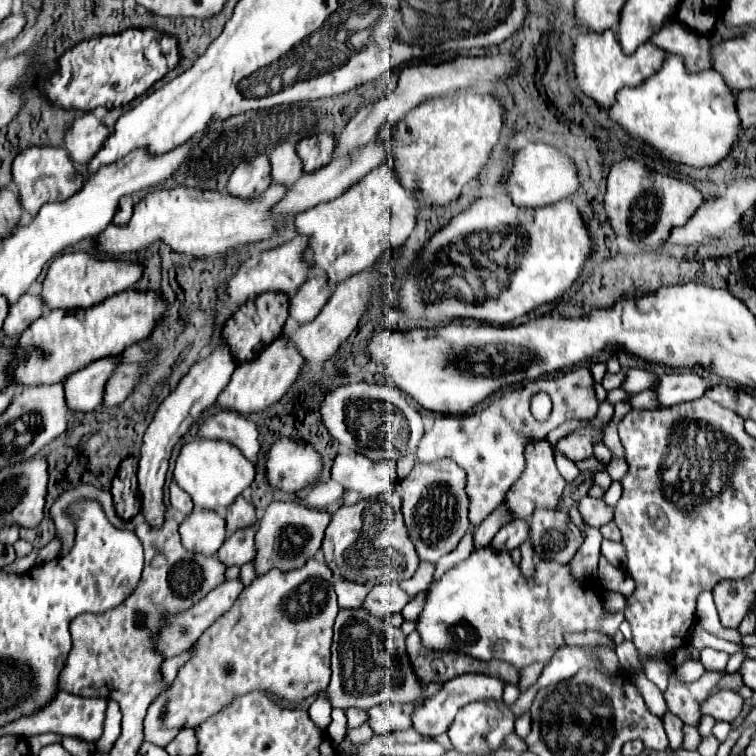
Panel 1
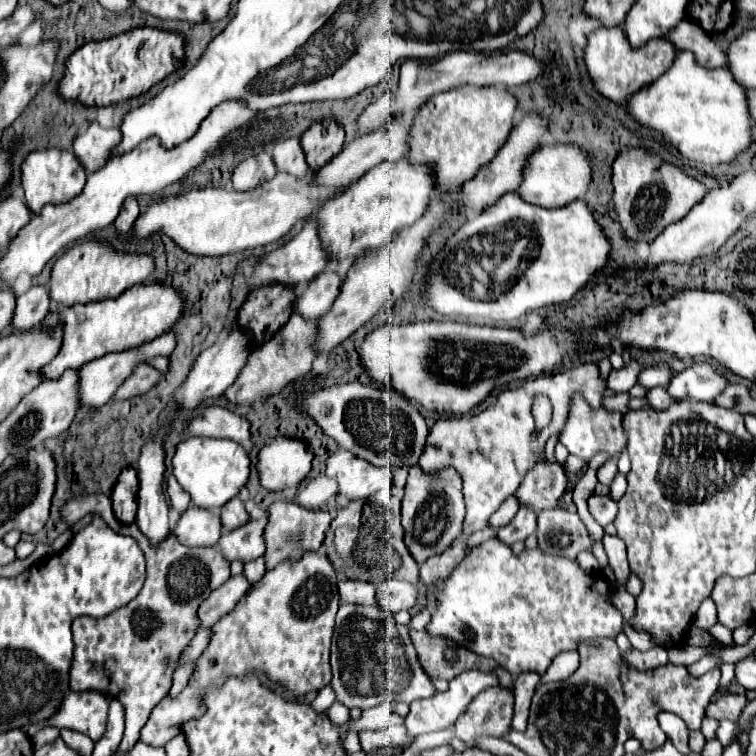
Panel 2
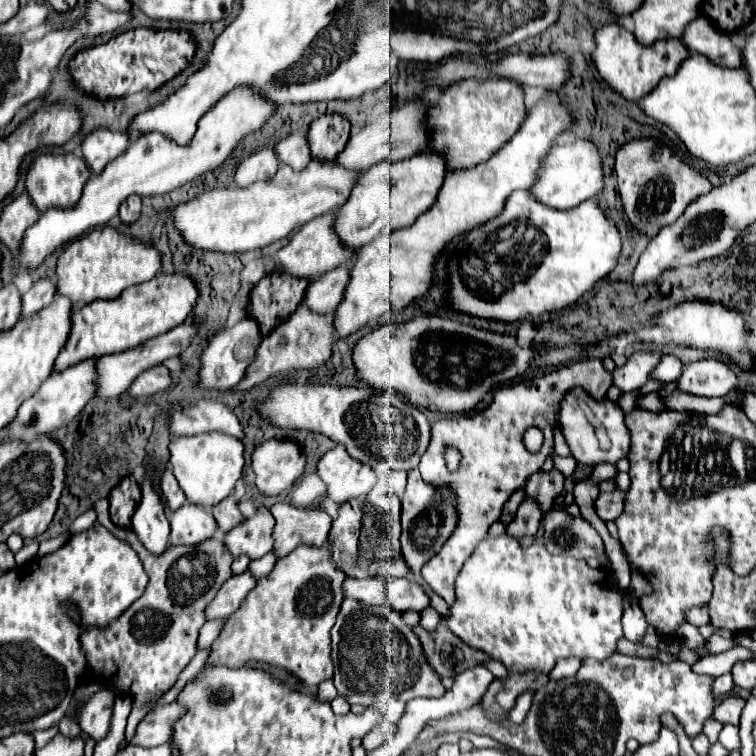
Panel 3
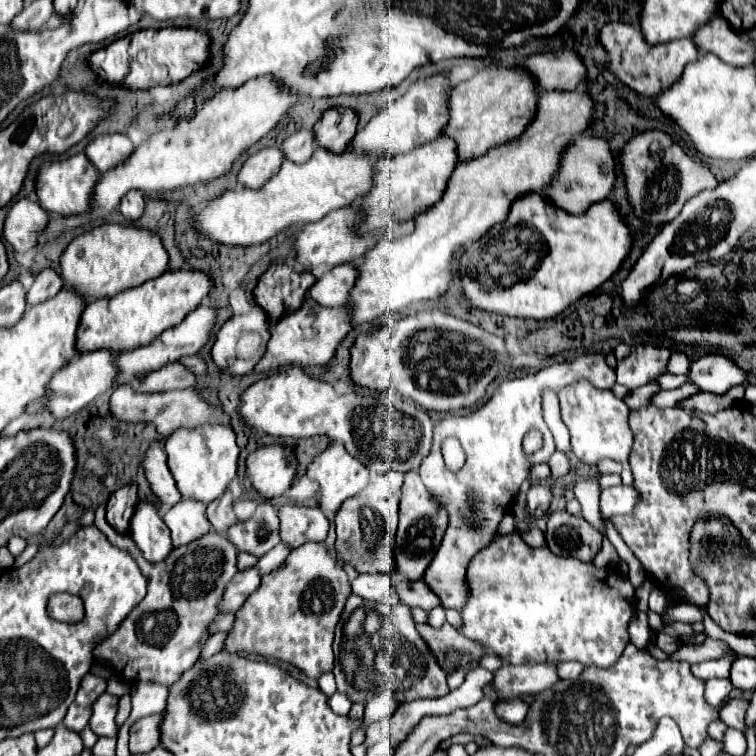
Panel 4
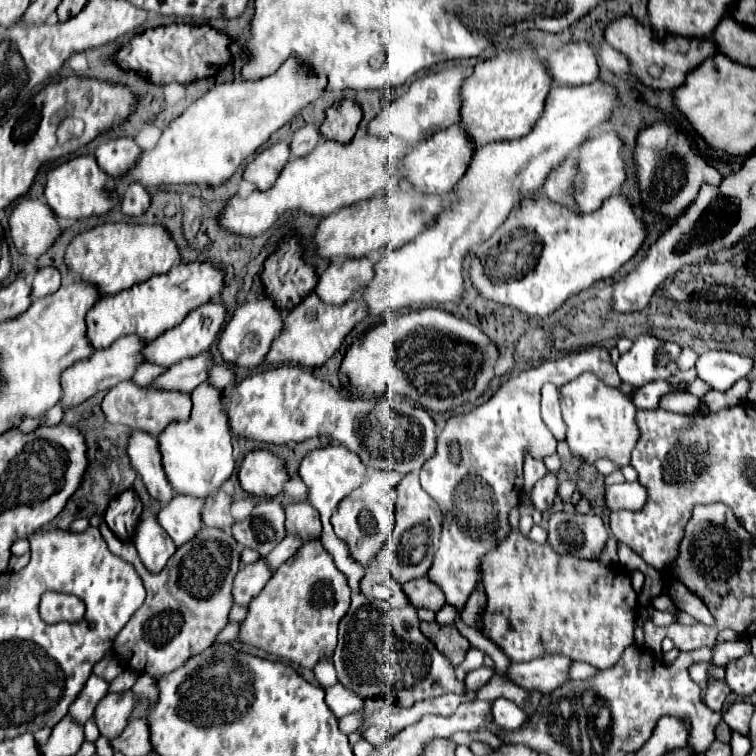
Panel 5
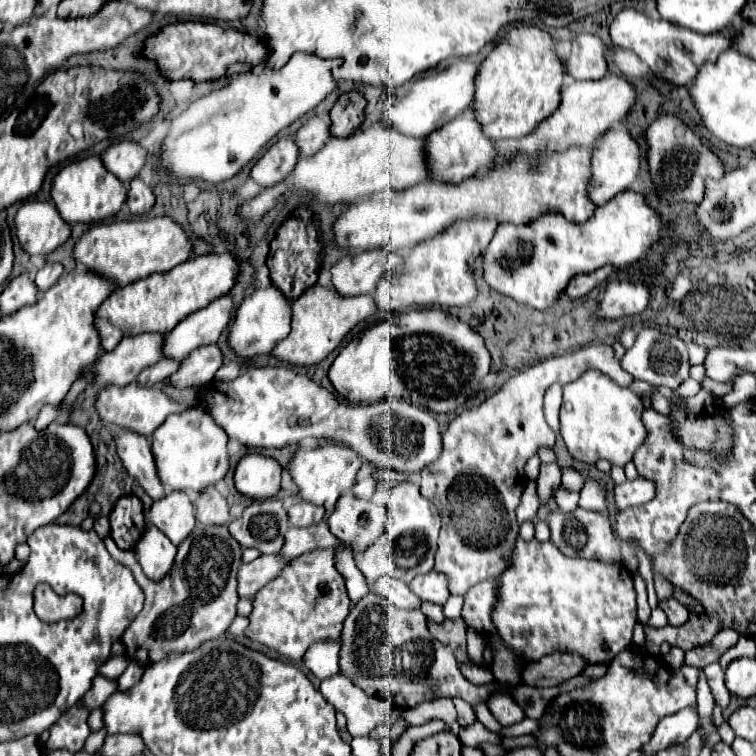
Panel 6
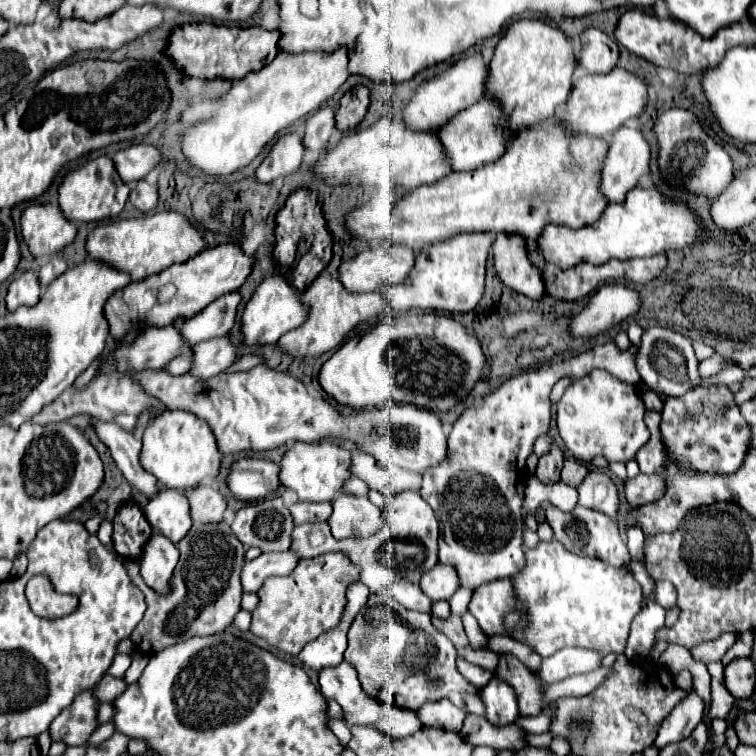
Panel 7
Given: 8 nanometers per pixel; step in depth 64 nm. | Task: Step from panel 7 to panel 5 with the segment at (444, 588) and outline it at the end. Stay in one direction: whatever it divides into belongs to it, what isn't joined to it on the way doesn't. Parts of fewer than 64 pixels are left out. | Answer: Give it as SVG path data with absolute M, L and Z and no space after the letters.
M426 576L402 584L402 590L404 590L404 594L408 596L410 604L416 606L416 608L424 606L424 608L428 608L428 610L438 612L438 610L446 604L446 602L444 602L444 592L442 592L436 584L432 584Z

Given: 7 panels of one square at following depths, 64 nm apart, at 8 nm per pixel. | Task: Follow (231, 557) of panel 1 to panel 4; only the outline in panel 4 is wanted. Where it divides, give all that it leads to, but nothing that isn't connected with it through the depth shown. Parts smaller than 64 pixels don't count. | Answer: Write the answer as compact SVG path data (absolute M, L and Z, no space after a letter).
M258 504L254 516L246 522L238 522L228 530L228 540L240 552L250 552L256 558L264 556L278 542L278 514L272 504Z

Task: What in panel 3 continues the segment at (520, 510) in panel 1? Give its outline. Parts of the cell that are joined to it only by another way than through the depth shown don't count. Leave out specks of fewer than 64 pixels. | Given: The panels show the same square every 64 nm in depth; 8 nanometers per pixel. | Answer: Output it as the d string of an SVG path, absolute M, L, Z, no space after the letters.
M552 468L550 472L540 470L532 474L524 484L526 496L534 496L534 500L540 500L540 508L544 508L544 512L554 506L562 490L564 490L564 476L556 468Z

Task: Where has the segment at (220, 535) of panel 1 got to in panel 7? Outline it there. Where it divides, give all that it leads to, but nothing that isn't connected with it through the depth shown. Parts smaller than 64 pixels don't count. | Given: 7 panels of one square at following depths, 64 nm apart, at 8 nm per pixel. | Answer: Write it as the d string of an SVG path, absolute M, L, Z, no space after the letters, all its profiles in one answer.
M162 490L152 496L144 506L144 516L156 532L168 536L174 544L178 544L192 526L190 504L180 490Z

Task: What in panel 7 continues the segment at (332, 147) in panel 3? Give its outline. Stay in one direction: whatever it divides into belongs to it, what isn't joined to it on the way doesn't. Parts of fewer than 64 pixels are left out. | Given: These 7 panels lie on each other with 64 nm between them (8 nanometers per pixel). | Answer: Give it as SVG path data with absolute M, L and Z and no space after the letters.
M356 86L352 90L348 90L342 100L340 106L336 110L336 126L340 132L350 132L354 130L360 120L364 118L366 110L370 106L370 92L366 86Z

